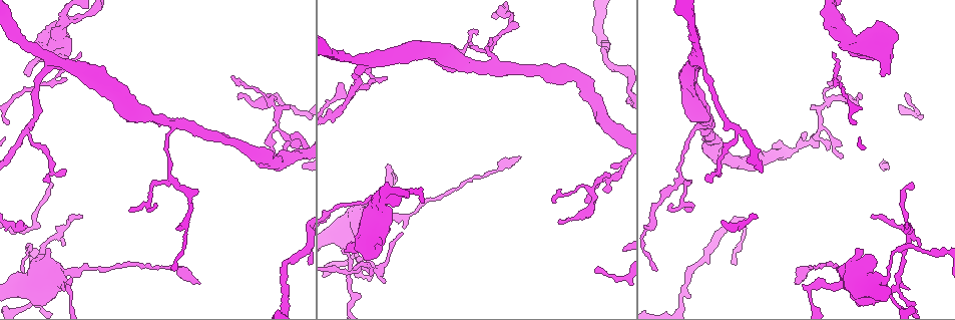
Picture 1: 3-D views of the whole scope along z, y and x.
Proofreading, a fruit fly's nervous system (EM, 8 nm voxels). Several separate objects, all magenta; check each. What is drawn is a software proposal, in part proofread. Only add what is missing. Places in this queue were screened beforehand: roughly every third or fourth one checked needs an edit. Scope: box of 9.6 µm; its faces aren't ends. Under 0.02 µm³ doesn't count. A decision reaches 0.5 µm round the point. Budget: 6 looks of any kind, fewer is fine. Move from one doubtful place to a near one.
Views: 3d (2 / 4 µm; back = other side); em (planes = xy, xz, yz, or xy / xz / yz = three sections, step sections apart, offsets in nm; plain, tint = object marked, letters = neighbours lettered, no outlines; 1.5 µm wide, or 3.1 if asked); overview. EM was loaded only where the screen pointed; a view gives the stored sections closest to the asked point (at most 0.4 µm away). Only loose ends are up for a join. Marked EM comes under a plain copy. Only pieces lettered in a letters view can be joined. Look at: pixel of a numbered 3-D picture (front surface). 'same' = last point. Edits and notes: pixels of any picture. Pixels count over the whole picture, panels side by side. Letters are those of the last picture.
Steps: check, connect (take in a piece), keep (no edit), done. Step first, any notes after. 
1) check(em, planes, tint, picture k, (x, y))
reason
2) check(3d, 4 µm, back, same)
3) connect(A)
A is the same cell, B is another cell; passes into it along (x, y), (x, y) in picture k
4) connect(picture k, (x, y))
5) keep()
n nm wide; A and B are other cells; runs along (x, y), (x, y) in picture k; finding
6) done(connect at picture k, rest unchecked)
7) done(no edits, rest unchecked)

check(3d, 4 µm, picture 1, (687, 212))
an open end

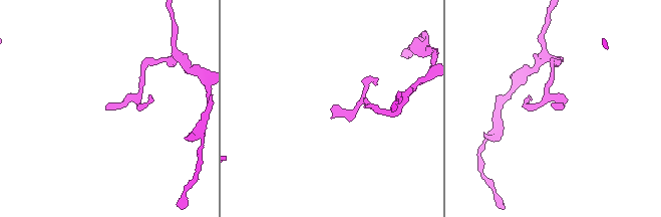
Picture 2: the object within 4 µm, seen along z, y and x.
check(em, planes, tint, picture 2, (106, 108))
now the EM

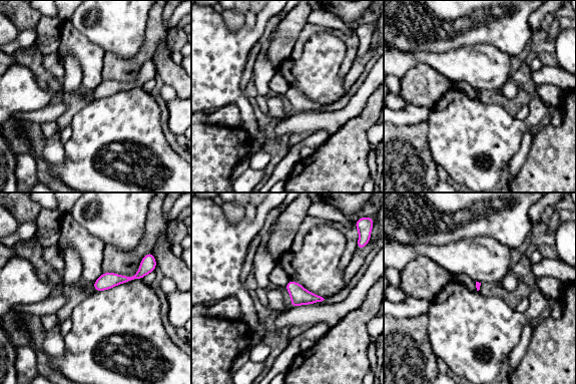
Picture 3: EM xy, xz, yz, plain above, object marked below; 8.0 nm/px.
check(em, planes, letters, same)
see the neighbours

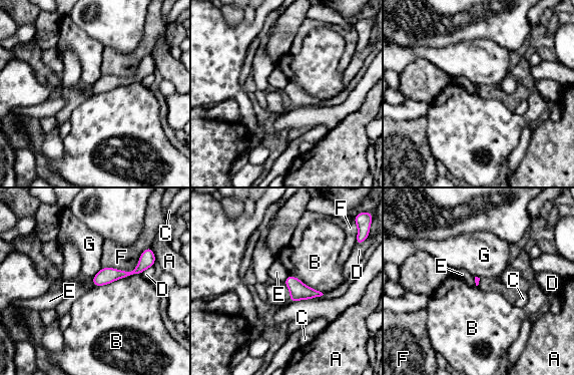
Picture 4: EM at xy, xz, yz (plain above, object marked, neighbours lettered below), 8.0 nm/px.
keep()
A, B, C, D, E, F and G are other cells; runs along (150, 263), (95, 283) in picture 4; none of them fits

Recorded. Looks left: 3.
check(3d, 2 µm, back, picture 1, (65, 173))
tapers out

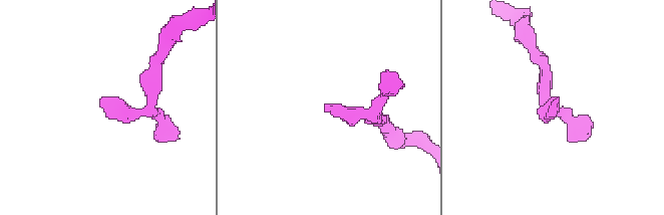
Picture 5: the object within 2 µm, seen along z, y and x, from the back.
check(em, planes, letters, picture 5, (100, 104))

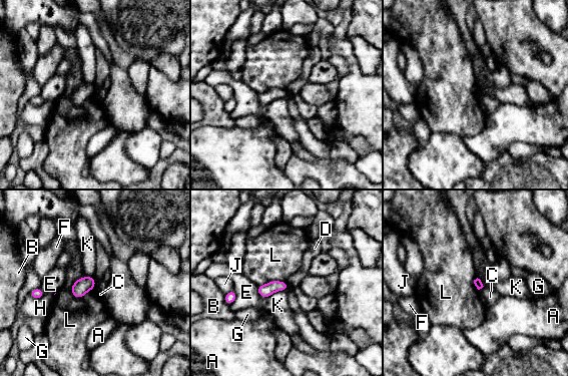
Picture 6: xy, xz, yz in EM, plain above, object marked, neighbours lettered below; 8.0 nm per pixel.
keep()
A, B, C, D, E, F, G, H, J, K and L are other cells; border along (94, 279), (95, 288) in picture 6; no lettered piece goes on from it

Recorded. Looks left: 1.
check(em, planes, letters, picture 1, (907, 289))
free end

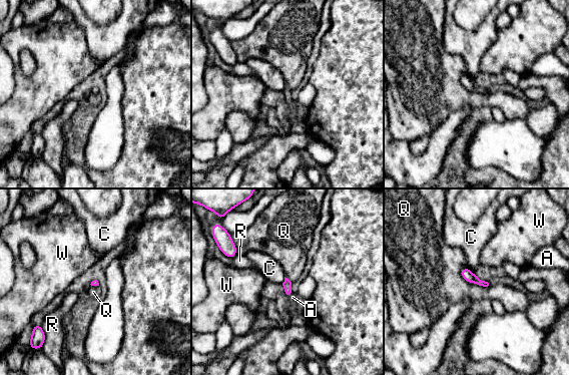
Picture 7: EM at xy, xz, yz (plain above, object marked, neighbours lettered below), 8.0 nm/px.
connect(A)
A is the same cell, C, Q, R and W are other cells; passes into it along (287, 284), (290, 293), (293, 297) in picture 7; it goes on there

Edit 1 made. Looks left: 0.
done(connect at picture 7, rest unchecked)

